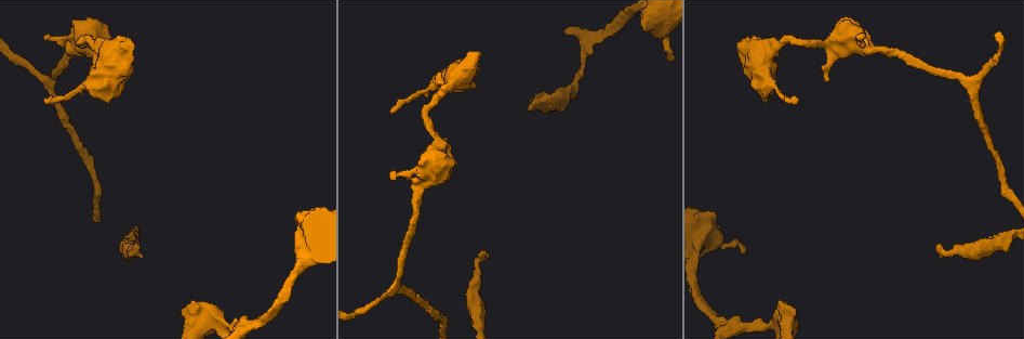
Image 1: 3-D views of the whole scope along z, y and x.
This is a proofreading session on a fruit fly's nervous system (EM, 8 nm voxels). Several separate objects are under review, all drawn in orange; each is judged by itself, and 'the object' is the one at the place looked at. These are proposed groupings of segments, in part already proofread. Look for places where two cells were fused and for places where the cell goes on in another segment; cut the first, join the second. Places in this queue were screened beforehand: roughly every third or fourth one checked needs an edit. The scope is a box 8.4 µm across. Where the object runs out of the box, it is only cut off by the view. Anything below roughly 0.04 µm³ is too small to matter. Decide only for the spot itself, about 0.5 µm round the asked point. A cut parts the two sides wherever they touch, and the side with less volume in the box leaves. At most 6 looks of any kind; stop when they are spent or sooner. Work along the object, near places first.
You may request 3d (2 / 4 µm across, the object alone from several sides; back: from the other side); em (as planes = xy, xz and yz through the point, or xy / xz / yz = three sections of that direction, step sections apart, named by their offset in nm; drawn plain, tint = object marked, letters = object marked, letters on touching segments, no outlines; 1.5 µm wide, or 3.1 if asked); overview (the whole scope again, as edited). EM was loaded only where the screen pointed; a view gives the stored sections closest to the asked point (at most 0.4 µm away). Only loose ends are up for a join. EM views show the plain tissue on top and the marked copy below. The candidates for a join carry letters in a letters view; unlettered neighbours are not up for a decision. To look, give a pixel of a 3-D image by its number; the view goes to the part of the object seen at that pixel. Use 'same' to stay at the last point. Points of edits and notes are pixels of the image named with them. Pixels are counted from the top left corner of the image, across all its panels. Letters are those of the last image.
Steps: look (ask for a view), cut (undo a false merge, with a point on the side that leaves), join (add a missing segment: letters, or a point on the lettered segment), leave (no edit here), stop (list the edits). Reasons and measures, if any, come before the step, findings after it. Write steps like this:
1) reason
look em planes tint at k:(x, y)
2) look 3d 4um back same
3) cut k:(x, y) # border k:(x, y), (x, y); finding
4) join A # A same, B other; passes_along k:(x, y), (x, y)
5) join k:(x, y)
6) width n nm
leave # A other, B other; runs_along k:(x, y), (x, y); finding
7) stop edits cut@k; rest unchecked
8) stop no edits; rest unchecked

an open end
look em yz step 8 tint at 1:(182, 312)

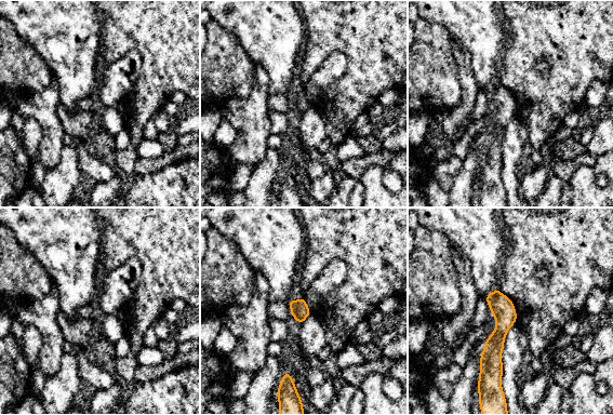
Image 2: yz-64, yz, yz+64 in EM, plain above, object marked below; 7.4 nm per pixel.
cut it another way
look em planes letters same

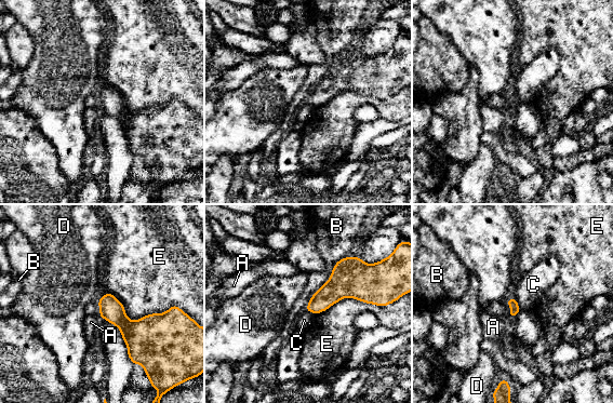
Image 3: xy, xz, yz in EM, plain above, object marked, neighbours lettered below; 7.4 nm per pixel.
leave # A other, B other, C other, D other, E other; border 3:(515, 297), (521, 309); no lettered segment goes on from it

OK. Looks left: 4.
look 3d 2um at 1:(142, 257)

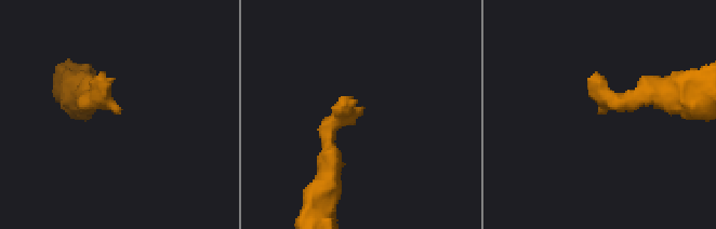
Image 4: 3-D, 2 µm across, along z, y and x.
look em yz step 4 letters at 4:(119, 110)

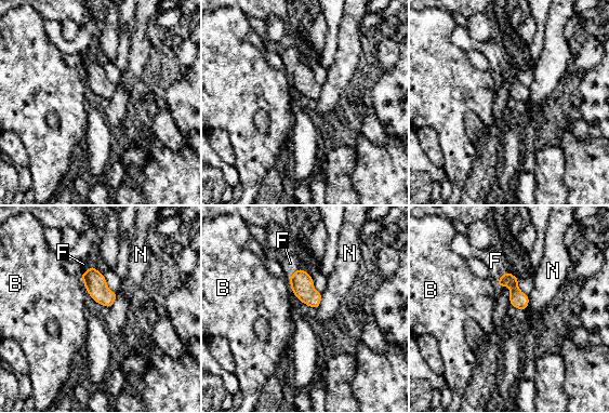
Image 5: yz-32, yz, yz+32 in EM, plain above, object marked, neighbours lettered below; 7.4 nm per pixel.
join F # B other, F same, N other; passes_along 5:(518, 300), (502, 275), (495, 261); the cell continues

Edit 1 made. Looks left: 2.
stop edits join@5; rest unchecked

